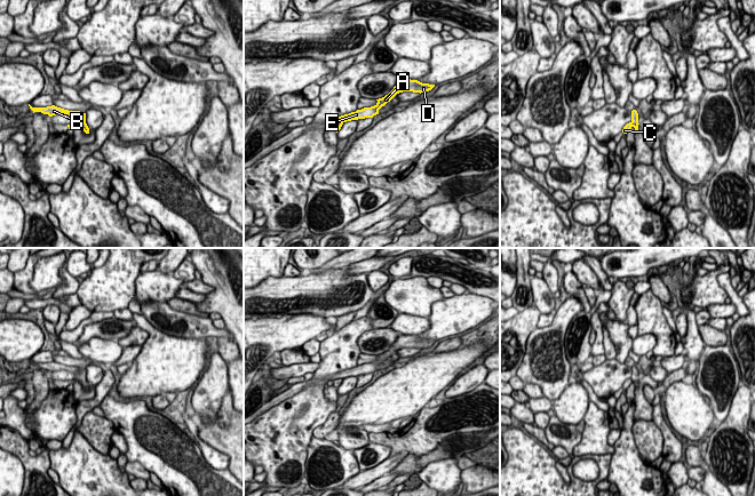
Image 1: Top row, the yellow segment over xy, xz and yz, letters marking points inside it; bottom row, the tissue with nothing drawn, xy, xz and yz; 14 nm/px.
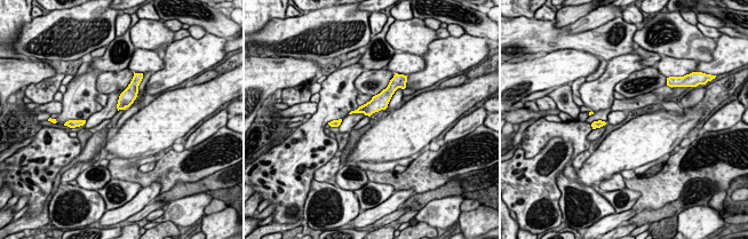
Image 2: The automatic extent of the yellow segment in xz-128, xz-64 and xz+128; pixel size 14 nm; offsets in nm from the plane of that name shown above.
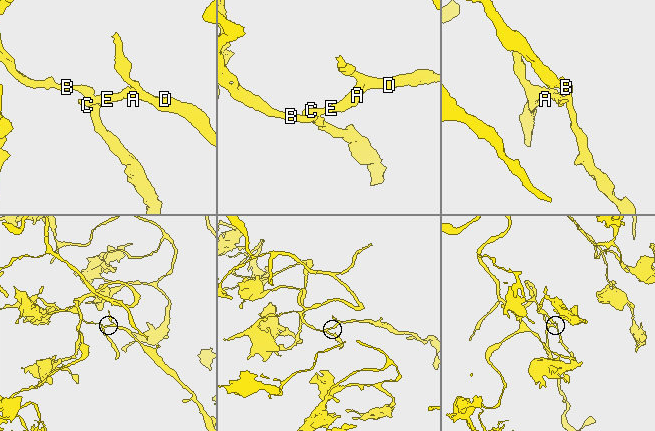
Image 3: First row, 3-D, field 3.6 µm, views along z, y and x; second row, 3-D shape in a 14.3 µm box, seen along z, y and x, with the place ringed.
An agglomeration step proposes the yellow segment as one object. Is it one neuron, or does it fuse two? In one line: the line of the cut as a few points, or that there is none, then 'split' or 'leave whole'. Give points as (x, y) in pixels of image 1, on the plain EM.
xz (342, 378), (332, 380) | split

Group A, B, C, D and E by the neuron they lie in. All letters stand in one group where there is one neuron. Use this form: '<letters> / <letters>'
A C D E / B

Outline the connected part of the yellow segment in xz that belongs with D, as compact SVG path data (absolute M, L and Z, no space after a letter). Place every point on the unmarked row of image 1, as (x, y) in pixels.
M399 335L394 345L382 354L376 355L378 359L371 363L364 363L361 366L357 366L356 368L351 368L349 370L344 370L337 373L331 377L331 379L347 378L351 376L373 374L379 370L379 366L384 362L388 358L390 358L397 350L403 347L413 347L413 349L427 349L431 346L435 341L422 339L418 336L411 335Z

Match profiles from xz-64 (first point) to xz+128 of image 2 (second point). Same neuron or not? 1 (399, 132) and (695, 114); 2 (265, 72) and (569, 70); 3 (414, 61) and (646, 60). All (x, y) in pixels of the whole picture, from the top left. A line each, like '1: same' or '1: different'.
1: same
2: same
3: different

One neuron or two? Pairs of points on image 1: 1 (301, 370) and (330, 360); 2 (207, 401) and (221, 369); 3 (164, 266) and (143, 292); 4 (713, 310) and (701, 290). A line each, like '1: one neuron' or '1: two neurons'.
1: two neurons
2: one neuron
3: two neurons
4: two neurons

